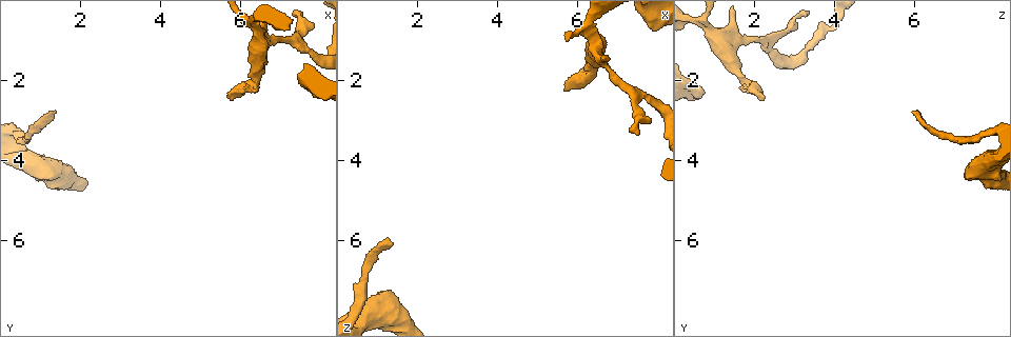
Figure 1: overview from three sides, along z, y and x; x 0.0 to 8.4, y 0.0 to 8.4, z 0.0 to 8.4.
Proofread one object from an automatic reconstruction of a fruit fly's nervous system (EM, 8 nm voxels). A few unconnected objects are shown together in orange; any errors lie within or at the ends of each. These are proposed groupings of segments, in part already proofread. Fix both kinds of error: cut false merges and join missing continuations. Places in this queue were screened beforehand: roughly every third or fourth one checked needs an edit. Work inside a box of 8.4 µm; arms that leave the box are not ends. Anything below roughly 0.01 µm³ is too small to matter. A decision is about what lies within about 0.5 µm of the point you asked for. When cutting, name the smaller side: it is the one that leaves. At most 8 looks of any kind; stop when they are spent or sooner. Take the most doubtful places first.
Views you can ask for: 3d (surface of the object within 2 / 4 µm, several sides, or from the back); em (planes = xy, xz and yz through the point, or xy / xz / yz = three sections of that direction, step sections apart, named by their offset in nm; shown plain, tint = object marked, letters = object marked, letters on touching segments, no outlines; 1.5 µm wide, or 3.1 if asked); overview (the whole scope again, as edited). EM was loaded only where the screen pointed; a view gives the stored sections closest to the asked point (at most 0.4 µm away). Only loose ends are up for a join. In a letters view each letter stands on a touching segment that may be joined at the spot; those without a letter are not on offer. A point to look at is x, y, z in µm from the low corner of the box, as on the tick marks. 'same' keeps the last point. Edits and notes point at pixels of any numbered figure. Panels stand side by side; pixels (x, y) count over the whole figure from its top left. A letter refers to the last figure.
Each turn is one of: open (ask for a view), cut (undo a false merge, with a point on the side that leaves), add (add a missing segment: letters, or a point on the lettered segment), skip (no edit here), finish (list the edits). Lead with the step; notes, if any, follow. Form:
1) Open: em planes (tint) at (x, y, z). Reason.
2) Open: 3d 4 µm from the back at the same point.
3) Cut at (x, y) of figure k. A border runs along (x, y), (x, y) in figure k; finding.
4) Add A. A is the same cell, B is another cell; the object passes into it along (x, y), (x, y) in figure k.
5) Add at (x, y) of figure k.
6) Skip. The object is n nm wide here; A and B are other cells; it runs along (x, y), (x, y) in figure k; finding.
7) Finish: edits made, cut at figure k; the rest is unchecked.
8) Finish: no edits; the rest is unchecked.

Open: 3d 2 µm at (5.70, 2.40, 2.20).

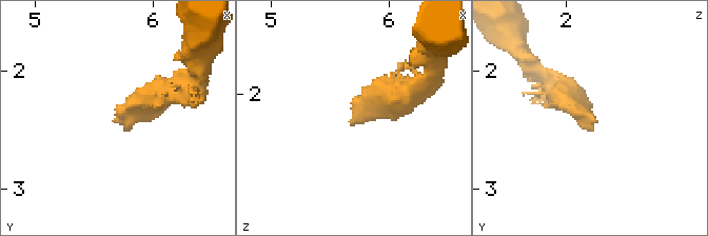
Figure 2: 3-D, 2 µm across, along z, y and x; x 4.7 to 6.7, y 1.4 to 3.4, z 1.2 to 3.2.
Open: em planes (letters) at (5.70, 2.44, 2.24). Now the EM.

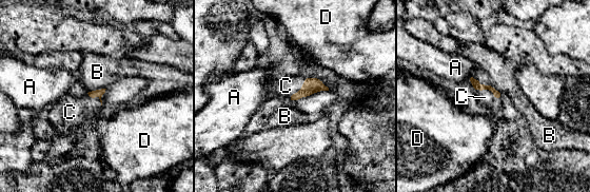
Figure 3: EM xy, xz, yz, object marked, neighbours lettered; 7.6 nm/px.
Add C. The longest contact is with C, 220 nm; C is the same cell, A, B and D are other cells; the object passes into it along (476, 84), (487, 89), (485, 97) in figure 3; it goes on there.

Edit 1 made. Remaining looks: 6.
Open: overview. Redraw.

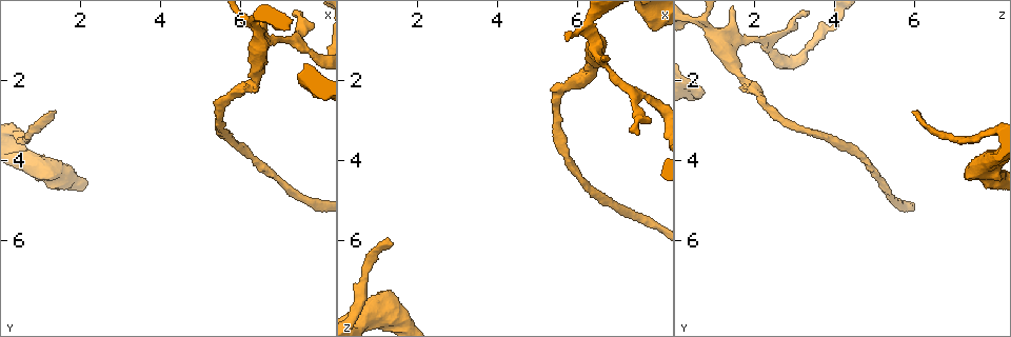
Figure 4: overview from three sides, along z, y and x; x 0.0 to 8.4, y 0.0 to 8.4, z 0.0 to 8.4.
Open: em xy step 4 (tint) at (7.25, 1.00, 2.25). Branch point.

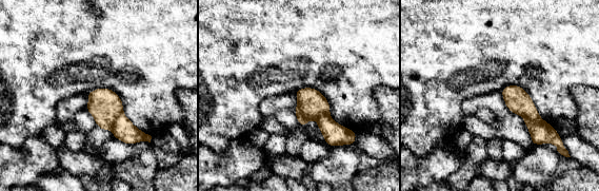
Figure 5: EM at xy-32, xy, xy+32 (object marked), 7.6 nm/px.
Open: em planes (letters) at the same point. Another direction.

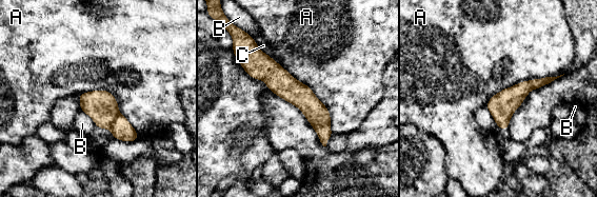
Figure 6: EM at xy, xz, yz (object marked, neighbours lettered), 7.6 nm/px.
Cut at (121, 129) of figure 6. A, B and C are other cells; a border runs along (119, 113), (111, 127) in figure 6; a second neuron is stuck on.

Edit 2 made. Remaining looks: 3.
Finish: edits made, add at figure 3, cut at figure 6; the rest is unchecked.

